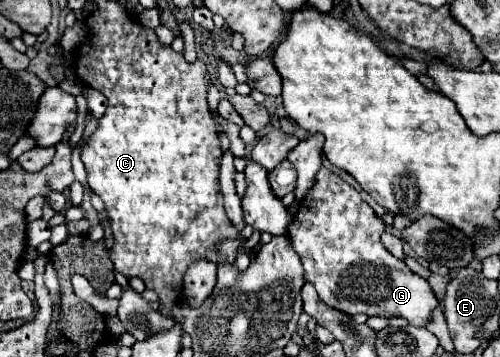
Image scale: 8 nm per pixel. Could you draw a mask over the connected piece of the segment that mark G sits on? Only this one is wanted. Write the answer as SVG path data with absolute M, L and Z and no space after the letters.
M321 167L315 175L315 185L307 191L305 199L299 203L299 209L289 225L287 237L291 239L293 249L301 257L305 269L305 281L313 283L319 293L319 299L329 307L335 307L347 315L379 315L379 317L403 317L409 325L427 327L431 323L431 315L437 309L439 301L427 279L413 273L401 259L393 257L381 245L381 233L385 231L385 223L377 217L377 213L361 199L359 191L345 183L339 175L331 173L327 167Z

